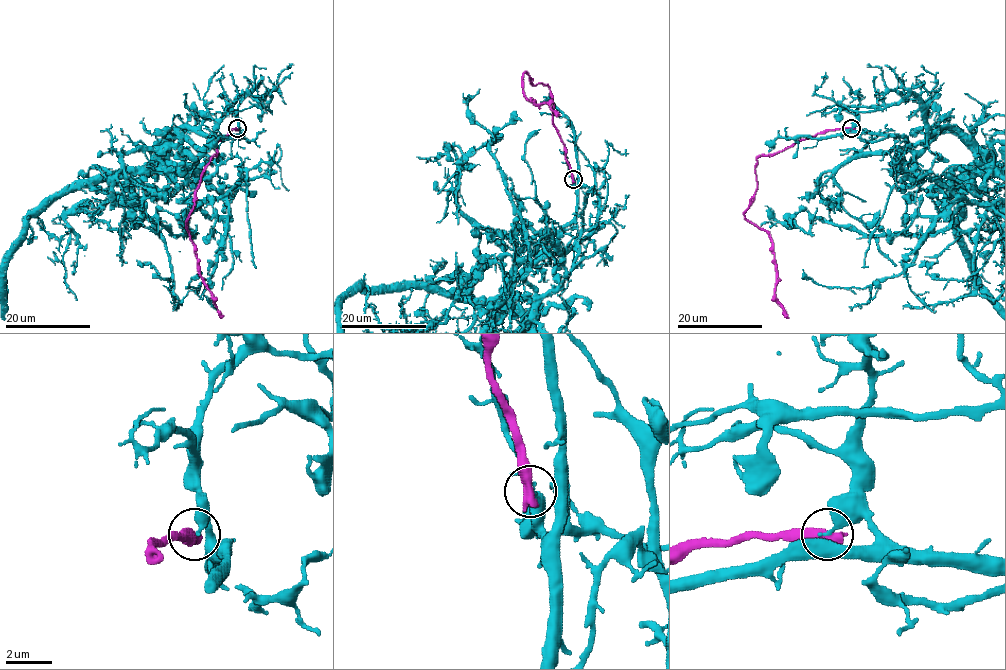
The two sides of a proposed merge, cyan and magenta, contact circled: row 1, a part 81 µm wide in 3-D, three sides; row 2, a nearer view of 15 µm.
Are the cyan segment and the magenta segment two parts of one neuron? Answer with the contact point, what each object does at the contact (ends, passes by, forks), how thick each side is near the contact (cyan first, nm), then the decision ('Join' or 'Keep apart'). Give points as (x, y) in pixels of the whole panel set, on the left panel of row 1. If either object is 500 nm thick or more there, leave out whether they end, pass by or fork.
Place: (237, 128). Thickness 300 nm (cyan) against 600 nm. Keep apart

